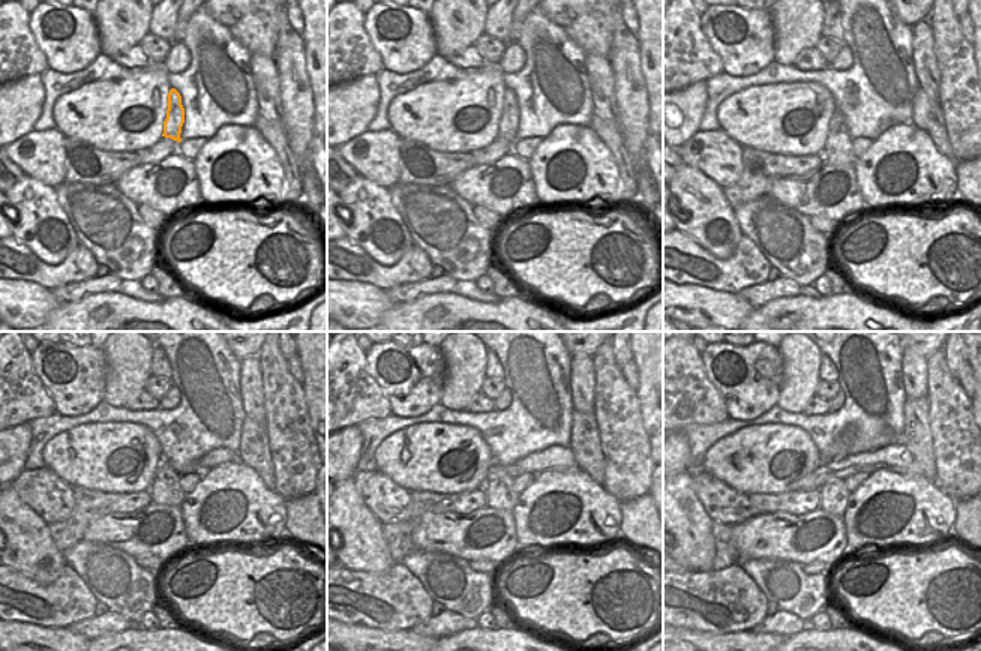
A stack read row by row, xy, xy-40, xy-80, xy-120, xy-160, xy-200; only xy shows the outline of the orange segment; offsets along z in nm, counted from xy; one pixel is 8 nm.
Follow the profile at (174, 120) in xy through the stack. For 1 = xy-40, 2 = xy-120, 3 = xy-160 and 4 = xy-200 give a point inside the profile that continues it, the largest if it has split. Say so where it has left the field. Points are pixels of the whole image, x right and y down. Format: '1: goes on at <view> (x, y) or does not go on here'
1: goes on at xy-40 (507, 125)
2: goes on at xy-120 (165, 489)
3: goes on at xy-160 (500, 494)
4: goes on at xy-200 (834, 494)

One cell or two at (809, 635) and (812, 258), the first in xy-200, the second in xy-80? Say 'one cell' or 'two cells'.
two cells

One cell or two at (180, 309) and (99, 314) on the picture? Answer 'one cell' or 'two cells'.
one cell

